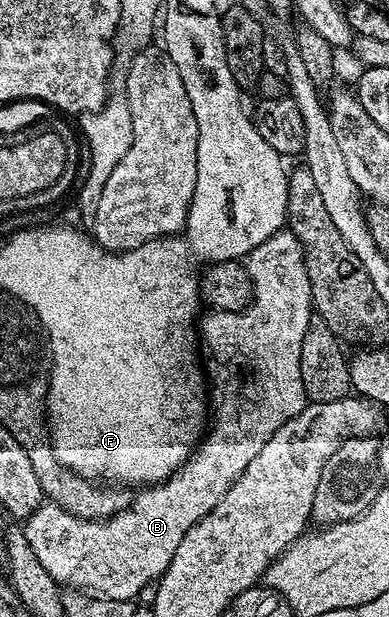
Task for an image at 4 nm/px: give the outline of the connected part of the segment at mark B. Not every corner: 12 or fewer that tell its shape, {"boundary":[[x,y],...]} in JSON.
{"boundary":[[282,228],[249,253],[243,310],[199,322],[211,421],[125,509],[45,500],[25,539],[62,587],[148,591],[303,412],[315,316]]}

